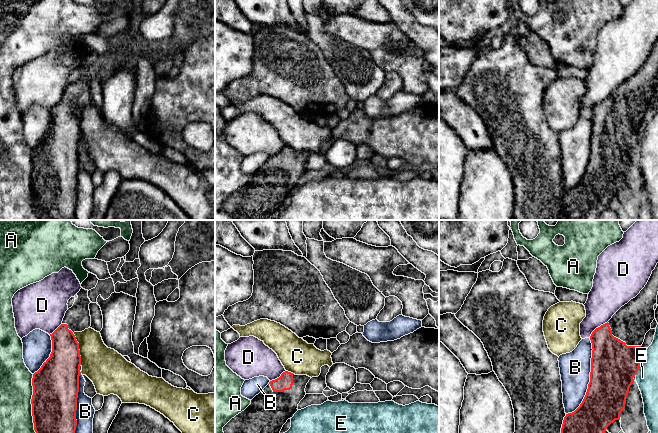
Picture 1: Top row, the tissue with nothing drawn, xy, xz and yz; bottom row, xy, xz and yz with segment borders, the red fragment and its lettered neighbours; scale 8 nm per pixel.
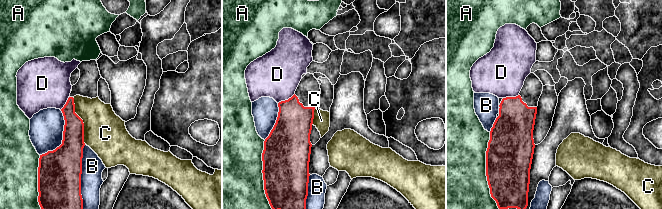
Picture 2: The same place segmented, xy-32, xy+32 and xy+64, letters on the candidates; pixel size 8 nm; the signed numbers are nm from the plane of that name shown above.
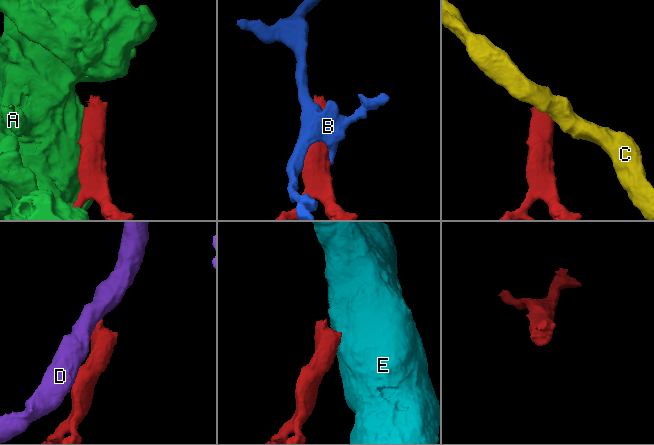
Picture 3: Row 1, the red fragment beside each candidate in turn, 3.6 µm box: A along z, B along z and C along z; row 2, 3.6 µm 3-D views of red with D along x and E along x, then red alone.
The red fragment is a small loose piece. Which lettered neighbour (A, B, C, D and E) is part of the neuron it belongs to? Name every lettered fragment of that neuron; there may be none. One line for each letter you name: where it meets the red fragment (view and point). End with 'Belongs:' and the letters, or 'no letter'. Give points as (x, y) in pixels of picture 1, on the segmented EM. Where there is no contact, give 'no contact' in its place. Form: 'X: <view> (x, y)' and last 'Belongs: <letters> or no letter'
Belongs: no letter

